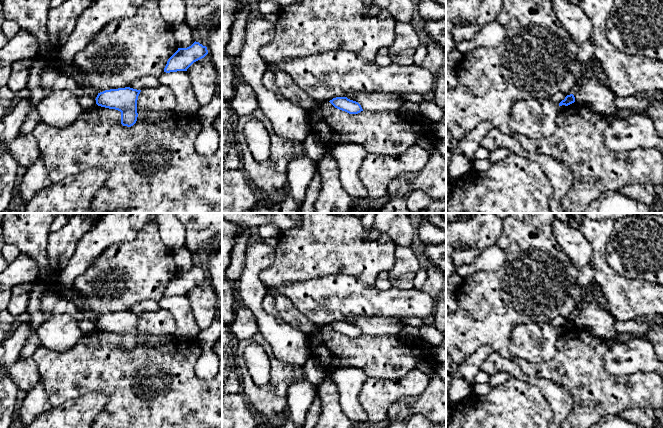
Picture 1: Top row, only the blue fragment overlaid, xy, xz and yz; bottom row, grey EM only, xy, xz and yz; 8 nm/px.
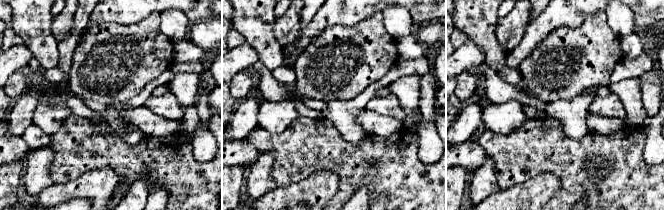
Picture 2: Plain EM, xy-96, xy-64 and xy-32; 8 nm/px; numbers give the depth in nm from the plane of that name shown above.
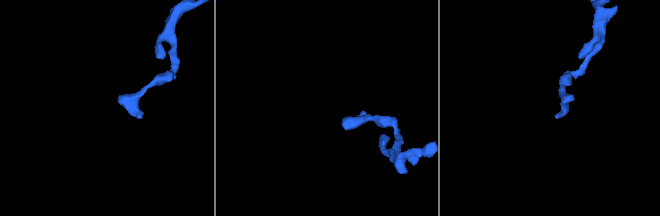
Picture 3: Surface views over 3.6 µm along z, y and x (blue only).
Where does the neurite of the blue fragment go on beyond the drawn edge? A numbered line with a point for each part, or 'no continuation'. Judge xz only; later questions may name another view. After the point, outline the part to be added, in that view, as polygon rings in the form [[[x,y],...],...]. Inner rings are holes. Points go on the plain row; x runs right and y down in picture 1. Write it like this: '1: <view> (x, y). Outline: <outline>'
no continuation

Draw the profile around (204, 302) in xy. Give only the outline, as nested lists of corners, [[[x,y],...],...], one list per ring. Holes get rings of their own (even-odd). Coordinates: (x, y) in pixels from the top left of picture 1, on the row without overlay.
[[[210,280],[194,286],[187,296],[191,303],[194,319],[200,330],[209,328],[211,323],[217,318],[218,301]]]

